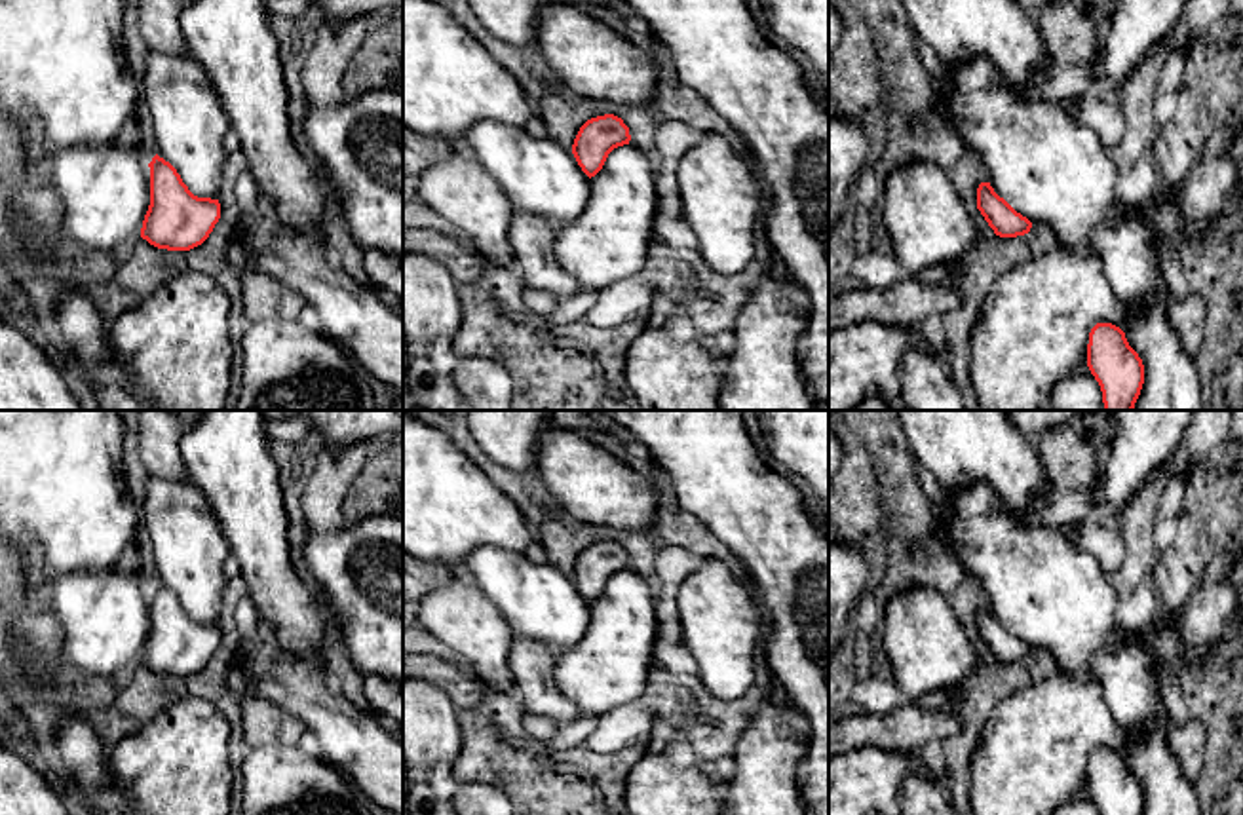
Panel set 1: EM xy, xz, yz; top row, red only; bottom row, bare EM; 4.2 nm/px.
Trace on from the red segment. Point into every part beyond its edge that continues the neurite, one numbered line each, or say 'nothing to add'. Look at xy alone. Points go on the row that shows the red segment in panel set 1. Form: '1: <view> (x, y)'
1: xy (191, 128)

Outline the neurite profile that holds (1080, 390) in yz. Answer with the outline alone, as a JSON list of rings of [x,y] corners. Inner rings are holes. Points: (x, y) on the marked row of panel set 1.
[[[1081,367],[1055,382],[1051,393],[1053,410],[1104,410],[1102,391],[1089,367]]]

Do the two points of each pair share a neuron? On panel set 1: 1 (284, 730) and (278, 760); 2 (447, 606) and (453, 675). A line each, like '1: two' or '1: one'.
1: two
2: two

